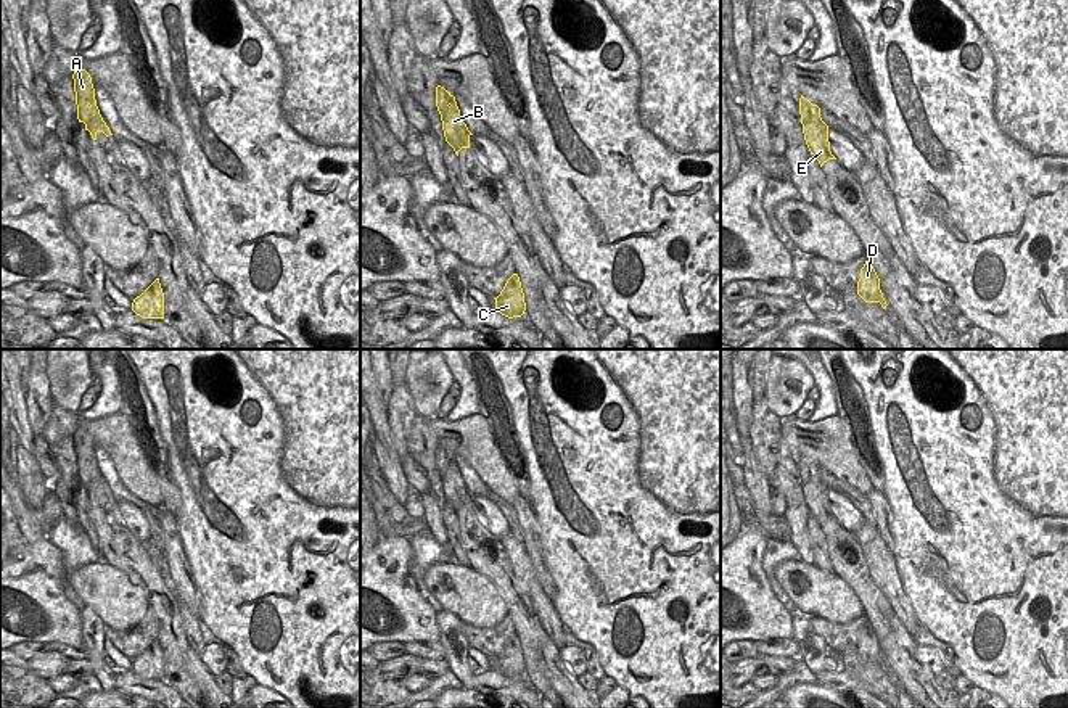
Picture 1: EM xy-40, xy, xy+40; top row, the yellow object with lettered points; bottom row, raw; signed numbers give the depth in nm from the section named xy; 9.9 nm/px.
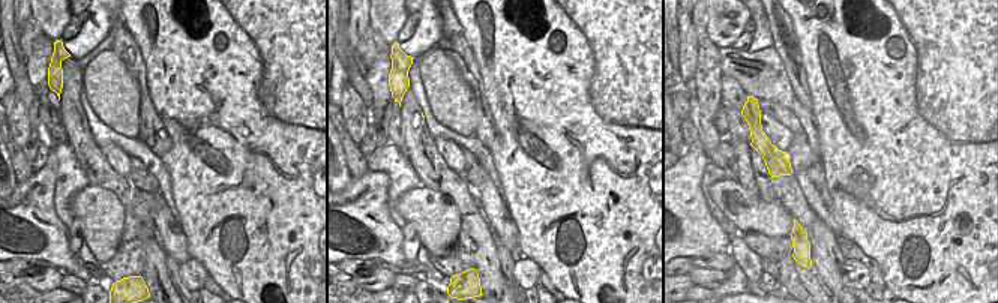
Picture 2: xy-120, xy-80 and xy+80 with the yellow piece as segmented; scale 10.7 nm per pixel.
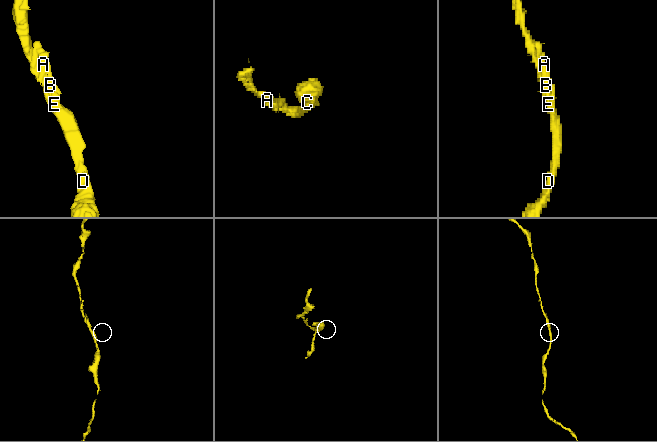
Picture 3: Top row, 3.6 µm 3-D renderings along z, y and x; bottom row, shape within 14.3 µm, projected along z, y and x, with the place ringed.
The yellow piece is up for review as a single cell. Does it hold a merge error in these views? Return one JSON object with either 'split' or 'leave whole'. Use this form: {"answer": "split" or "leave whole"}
{"answer": "leave whole"}

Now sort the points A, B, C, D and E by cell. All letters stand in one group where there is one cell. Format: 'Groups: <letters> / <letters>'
Groups: A B C D E

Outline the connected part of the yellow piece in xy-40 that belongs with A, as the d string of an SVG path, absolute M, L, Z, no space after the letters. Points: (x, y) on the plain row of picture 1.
M76 428L72 439L79 483L85 484L85 491L90 492L93 500L97 500L98 492L103 492L106 497L113 496L97 467L90 434L85 430Z

